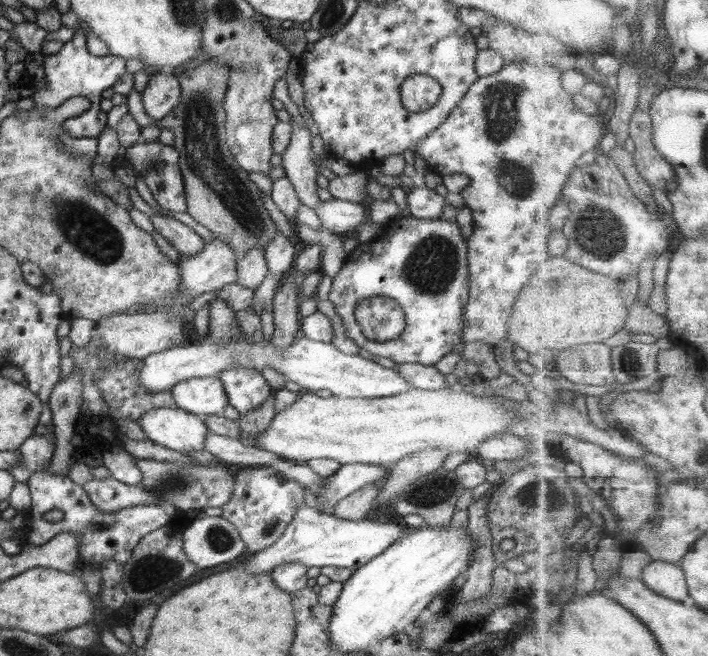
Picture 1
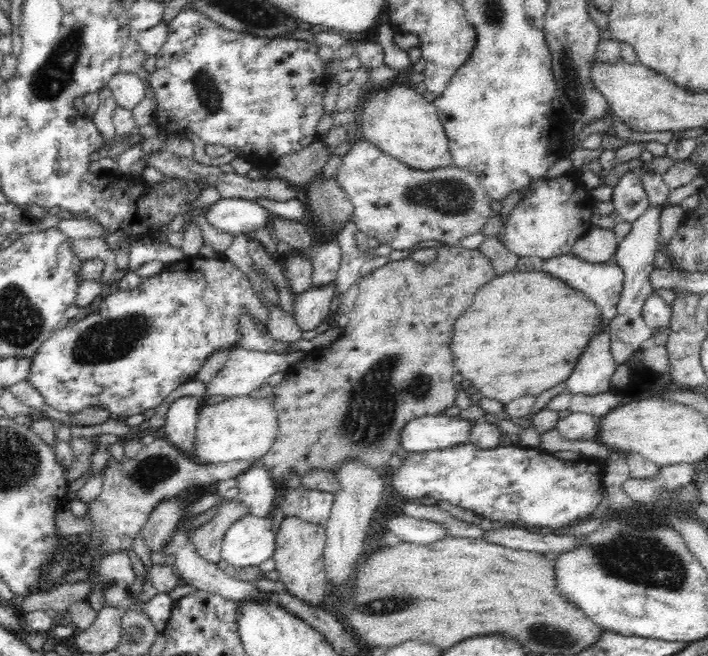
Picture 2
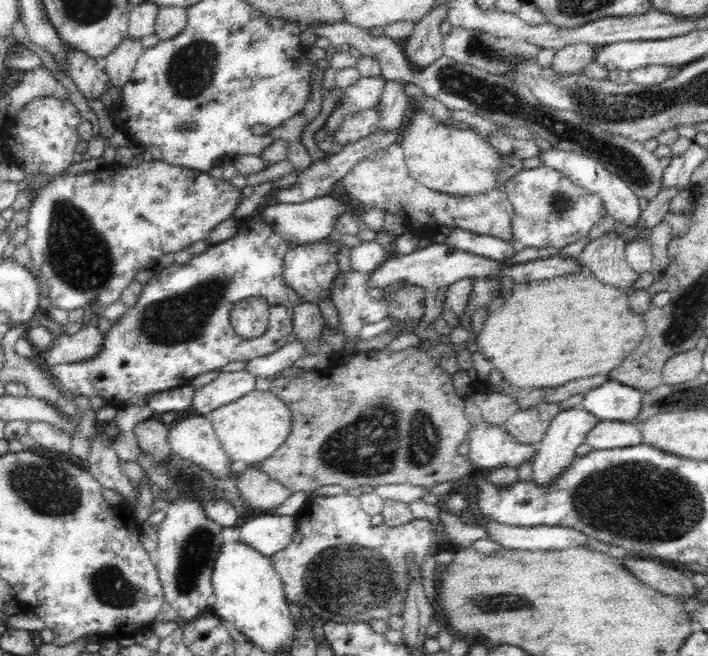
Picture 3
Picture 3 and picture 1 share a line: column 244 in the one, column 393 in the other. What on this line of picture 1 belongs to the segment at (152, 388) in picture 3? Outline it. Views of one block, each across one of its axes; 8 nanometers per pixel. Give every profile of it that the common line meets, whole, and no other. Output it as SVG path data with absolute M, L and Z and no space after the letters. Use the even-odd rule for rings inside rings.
M401 214L386 224L377 238L368 242L355 243L357 247L346 256L342 268L333 278L332 290L328 296L345 328L345 335L374 356L384 356L395 363L420 363L434 366L442 356L451 352L454 344L462 342L463 306L468 302L469 297L469 274L467 241L458 223L441 217L419 219L408 214ZM373 296L390 296L403 310L407 325L398 338L383 343L375 342L363 333L361 326L356 322L354 307L360 300Z

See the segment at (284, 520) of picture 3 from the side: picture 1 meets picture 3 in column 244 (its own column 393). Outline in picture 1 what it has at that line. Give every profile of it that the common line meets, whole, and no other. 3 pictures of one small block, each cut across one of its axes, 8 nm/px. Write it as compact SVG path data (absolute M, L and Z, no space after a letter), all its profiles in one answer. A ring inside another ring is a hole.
M300 506L294 520L284 529L282 537L261 552L252 554L248 561L241 564L253 573L271 572L279 564L297 562L306 566L337 566L338 568L360 568L371 559L392 546L410 529L402 523L379 522L375 517L370 520L344 520L333 514L323 514L312 506Z

